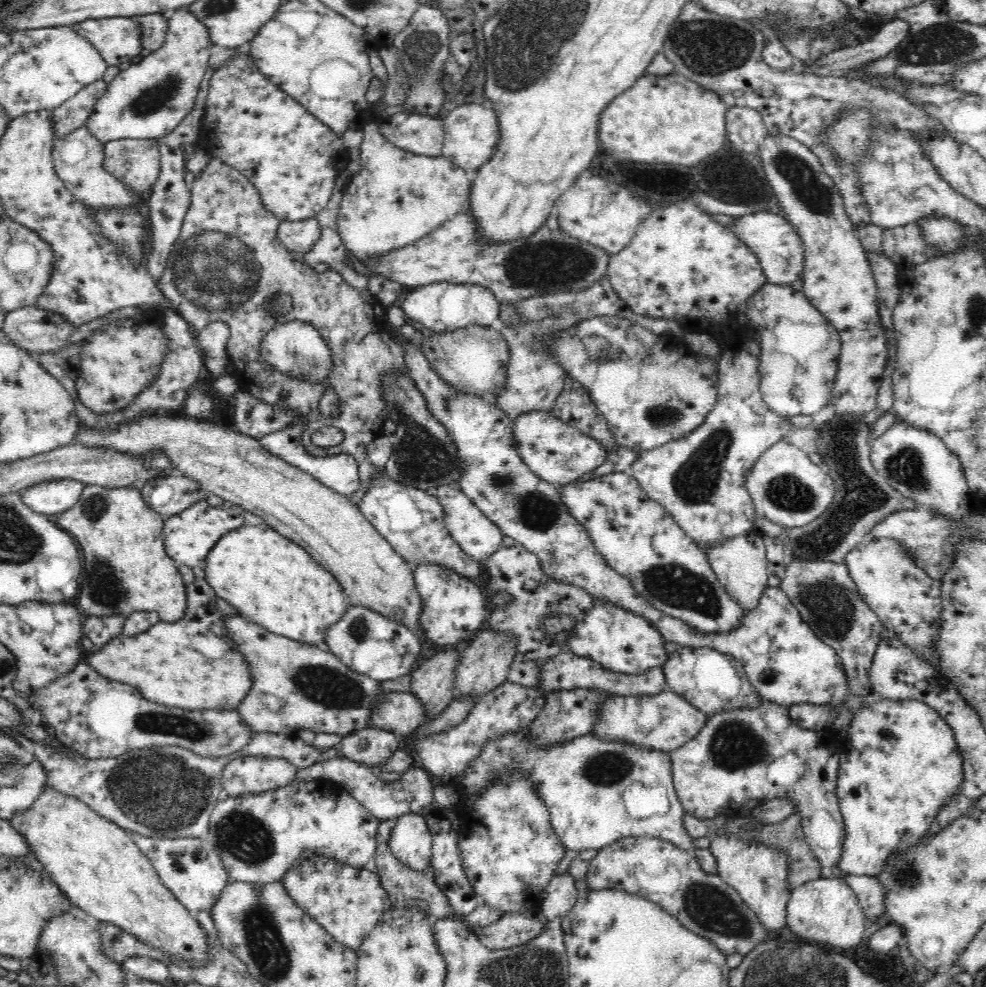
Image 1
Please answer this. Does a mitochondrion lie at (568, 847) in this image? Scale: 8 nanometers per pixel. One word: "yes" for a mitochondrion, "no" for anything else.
no

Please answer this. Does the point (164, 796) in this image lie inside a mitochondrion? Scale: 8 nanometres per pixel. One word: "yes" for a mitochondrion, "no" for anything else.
yes

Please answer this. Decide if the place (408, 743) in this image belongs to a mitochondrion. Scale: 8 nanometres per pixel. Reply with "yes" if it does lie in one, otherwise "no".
no

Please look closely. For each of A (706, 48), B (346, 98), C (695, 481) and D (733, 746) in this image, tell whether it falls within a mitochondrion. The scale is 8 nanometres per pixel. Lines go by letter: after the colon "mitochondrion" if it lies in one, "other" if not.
A: mitochondrion
B: other
C: mitochondrion
D: mitochondrion

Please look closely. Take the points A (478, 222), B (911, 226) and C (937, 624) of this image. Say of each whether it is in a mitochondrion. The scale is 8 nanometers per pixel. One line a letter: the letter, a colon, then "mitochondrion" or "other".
A: other
B: other
C: other

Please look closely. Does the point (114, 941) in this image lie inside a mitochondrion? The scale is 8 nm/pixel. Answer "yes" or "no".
yes

